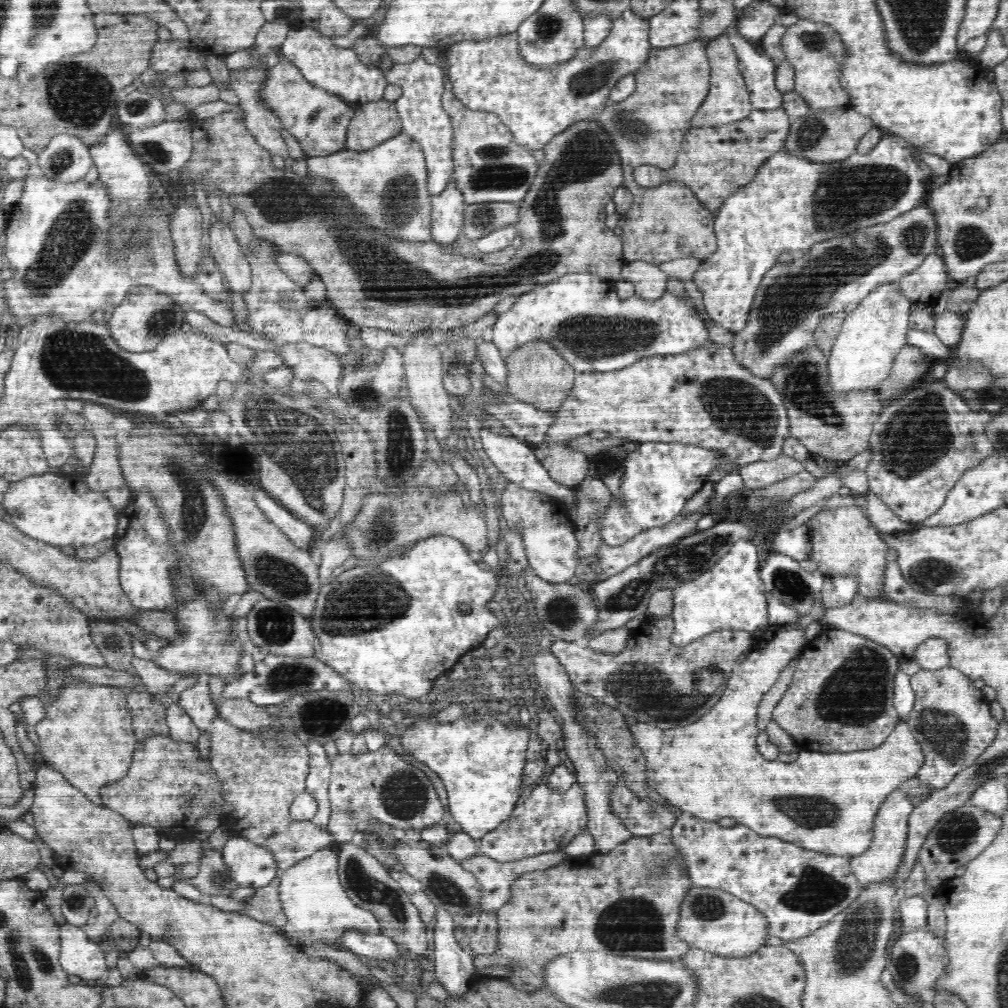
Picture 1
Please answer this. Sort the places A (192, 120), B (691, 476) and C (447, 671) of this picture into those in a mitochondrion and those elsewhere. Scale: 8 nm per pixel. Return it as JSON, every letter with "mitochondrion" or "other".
{"A":"other","B":"other","C":"other"}

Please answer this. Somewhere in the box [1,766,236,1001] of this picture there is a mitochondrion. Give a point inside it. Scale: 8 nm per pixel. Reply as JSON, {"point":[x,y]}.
{"point":[36,963]}

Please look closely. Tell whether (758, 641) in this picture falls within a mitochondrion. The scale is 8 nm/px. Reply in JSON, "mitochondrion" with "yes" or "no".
{"mitochondrion":"no"}

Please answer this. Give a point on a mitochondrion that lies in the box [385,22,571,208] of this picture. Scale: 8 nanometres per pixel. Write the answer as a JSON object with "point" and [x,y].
{"point":[495,170]}

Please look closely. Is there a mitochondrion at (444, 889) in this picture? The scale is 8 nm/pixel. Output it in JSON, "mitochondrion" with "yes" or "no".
{"mitochondrion":"yes"}

